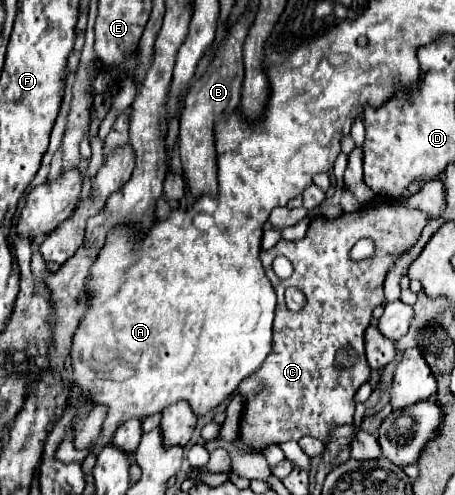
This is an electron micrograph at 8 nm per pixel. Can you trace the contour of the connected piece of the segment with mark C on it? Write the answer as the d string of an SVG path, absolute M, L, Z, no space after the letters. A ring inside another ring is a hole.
M384 197L382 203L366 203L356 213L342 213L336 219L320 217L310 223L306 237L300 241L280 241L270 251L262 251L260 259L264 265L264 271L268 279L272 281L272 287L278 295L276 305L276 317L274 317L274 335L272 335L272 351L262 363L262 367L244 379L244 383L238 387L240 395L244 397L244 419L240 423L240 435L246 439L246 443L254 443L258 451L264 451L268 445L276 445L278 441L298 441L304 435L316 437L320 441L330 441L330 429L342 423L354 421L354 393L362 383L370 379L370 367L366 363L364 355L364 331L370 325L374 307L384 303L382 295L382 279L386 279L386 267L394 263L394 257L398 257L398 251L404 251L404 247L410 247L414 239L418 237L418 231L426 225L428 215L418 209L406 209L396 205L394 199ZM358 239L372 239L376 249L374 255L362 261L354 261L350 257L350 249ZM284 255L290 259L294 273L288 279L278 279L272 271L272 259ZM286 287L298 287L304 291L308 303L298 313L292 313L284 303L284 289ZM340 349L352 349L356 353L356 363L346 369L338 369L334 357Z

